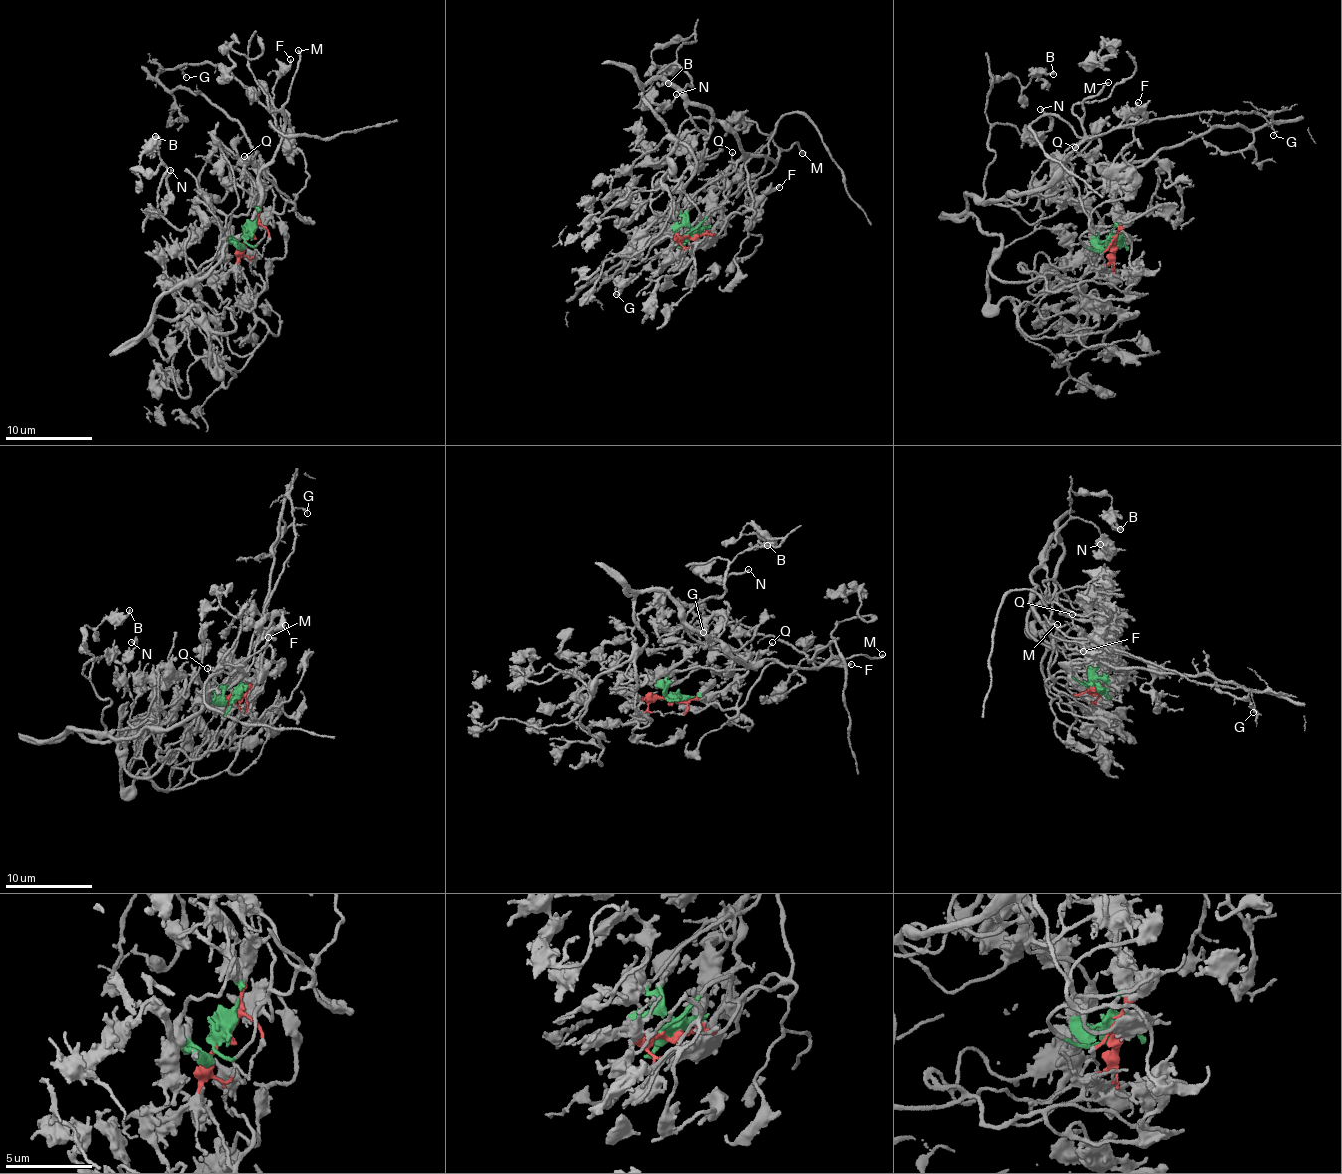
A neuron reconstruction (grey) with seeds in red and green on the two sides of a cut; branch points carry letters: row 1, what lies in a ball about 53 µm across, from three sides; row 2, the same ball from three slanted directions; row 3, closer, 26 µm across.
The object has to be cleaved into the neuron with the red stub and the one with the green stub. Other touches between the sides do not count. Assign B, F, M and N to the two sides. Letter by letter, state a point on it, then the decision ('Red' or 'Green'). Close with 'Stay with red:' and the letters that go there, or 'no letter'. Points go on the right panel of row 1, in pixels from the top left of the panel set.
B: Place: (1053, 74). Green
F: Place: (1138, 102). Green
M: Place: (1108, 82). Green
N: Place: (1040, 109). Green
Stay with red: no letter

